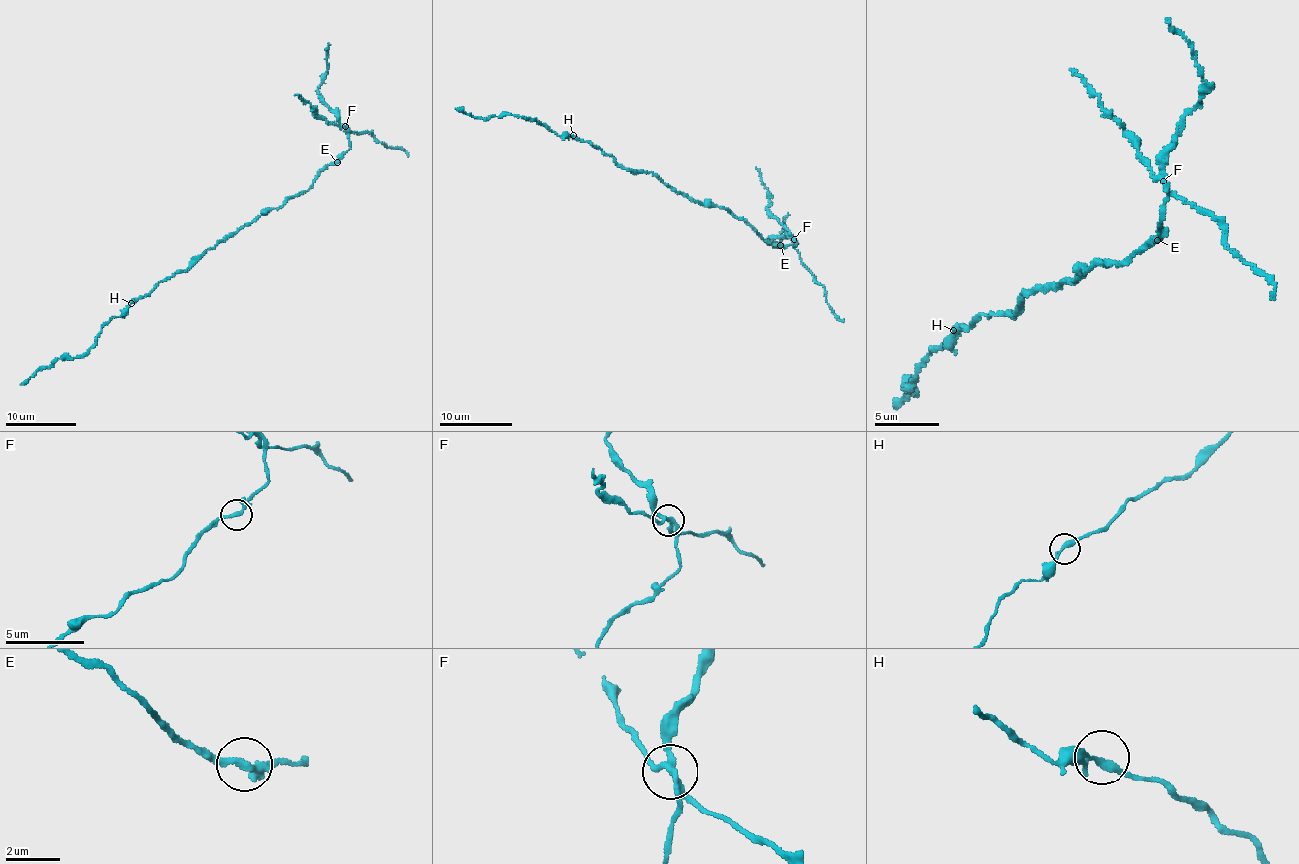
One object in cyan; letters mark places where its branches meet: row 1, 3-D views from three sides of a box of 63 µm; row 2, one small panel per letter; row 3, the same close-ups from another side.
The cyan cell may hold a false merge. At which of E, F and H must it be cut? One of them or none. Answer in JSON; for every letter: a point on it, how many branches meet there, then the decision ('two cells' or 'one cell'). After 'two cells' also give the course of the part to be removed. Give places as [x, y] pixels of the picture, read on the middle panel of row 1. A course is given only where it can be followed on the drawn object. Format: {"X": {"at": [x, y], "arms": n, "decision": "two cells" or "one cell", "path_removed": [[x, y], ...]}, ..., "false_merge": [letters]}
{"E": {"at": [780, 245], "arms": 3, "decision": "one cell"}, "F": {"at": [794, 239], "arms": 4, "decision": "two cells", "path_removed": [[794, 238], [795, 249], [824, 289], [838, 320], [843, 320]]}, "H": {"at": [573, 135], "arms": 3, "decision": "one cell"}, "false_merge": ["F"]}

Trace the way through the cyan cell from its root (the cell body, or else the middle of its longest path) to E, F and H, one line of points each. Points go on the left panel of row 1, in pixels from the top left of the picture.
E: (237, 230), (307, 190), (323, 169), (337, 162)
F: (237, 230), (307, 190), (323, 169), (333, 165), (350, 147), (349, 129), (345, 126)
H: (237, 230), (206, 249), (185, 270), (168, 277), (148, 293), (131, 303)

